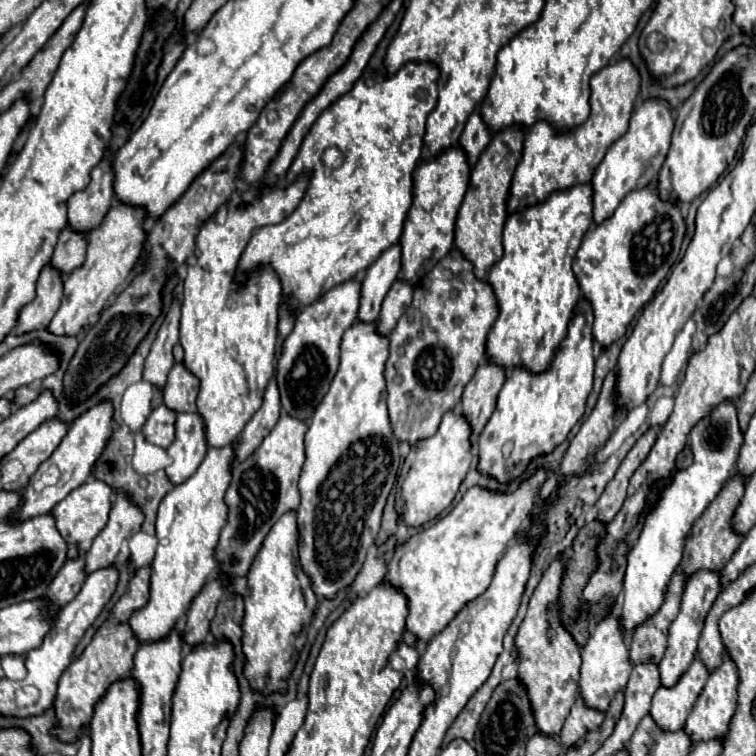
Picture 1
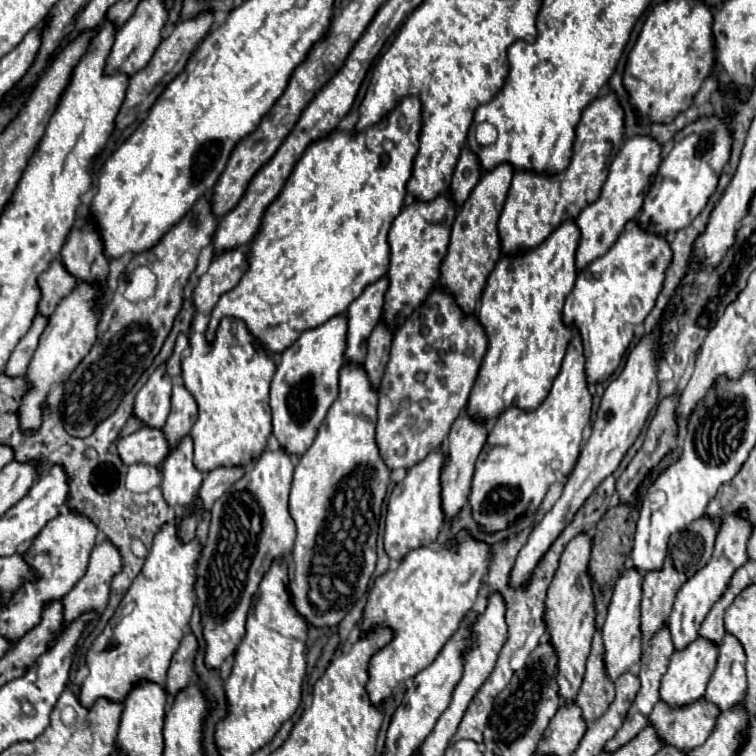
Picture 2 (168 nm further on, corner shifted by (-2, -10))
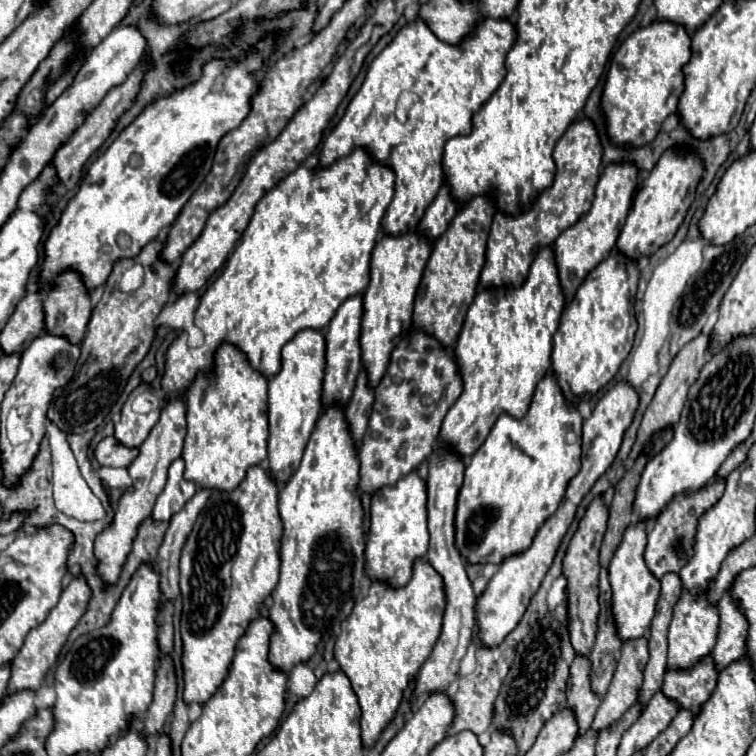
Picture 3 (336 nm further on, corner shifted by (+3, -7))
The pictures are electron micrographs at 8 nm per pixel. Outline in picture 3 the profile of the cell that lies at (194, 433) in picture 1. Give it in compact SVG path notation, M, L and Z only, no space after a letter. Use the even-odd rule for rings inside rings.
M181 457L175 459L169 467L167 485L155 501L155 507L151 513L153 519L169 521L177 511L181 511L181 507L193 497L195 491L197 491L197 485L183 477L183 459Z

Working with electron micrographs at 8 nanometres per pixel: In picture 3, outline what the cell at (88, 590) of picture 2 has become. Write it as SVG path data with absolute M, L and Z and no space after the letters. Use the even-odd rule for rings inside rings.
M77 573L77 575L69 581L69 585L63 589L57 605L51 609L51 613L47 615L47 619L45 619L39 627L35 627L35 629L29 631L29 635L27 635L21 651L19 651L19 653L15 655L15 659L13 659L11 679L9 679L9 689L7 689L7 693L9 693L9 691L19 691L19 689L33 689L33 691L39 689L39 685L41 685L47 669L55 663L55 659L57 659L61 647L65 645L71 629L79 623L79 619L81 619L83 613L87 611L87 605L89 605L91 595L93 595L93 591L91 591L85 575L83 575L83 573Z

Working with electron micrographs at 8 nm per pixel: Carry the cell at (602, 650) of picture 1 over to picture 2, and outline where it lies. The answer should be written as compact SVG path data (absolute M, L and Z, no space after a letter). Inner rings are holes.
M634 566L624 568L614 592L612 600L608 606L608 616L602 626L604 634L604 662L606 662L606 672L612 680L616 680L620 674L628 672L634 662L640 662L642 656L642 634L638 630L640 626L640 598L642 598L642 572L634 570Z

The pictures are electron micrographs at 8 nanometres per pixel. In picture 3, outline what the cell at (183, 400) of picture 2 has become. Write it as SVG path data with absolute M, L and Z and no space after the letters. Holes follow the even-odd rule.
M181 395L169 399L169 403L163 407L161 417L157 421L157 425L151 429L149 437L143 441L143 445L139 447L139 457L129 465L129 475L133 477L135 483L135 491L123 495L117 505L115 505L115 519L111 523L109 529L105 529L97 541L95 541L95 555L99 559L99 575L107 581L107 583L115 583L119 577L119 571L125 563L127 553L131 551L131 541L137 533L139 523L151 515L153 511L153 503L157 499L157 495L163 491L165 487L165 479L167 479L167 469L169 463L177 457L181 457L183 451L183 439L185 439L185 399Z

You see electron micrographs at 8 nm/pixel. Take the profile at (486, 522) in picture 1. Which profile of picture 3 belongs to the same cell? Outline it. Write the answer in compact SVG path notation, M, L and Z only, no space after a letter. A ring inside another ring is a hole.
M415 559L413 577L403 587L393 587L387 581L373 581L369 587L367 597L361 603L355 603L351 615L341 623L341 633L335 643L335 659L339 667L345 671L353 689L359 697L361 705L361 731L363 731L363 745L373 747L385 725L393 719L399 701L403 697L403 689L409 685L409 679L415 677L419 667L427 661L433 651L435 641L441 633L441 621L445 613L445 587L441 575L433 569L431 563L423 559Z

